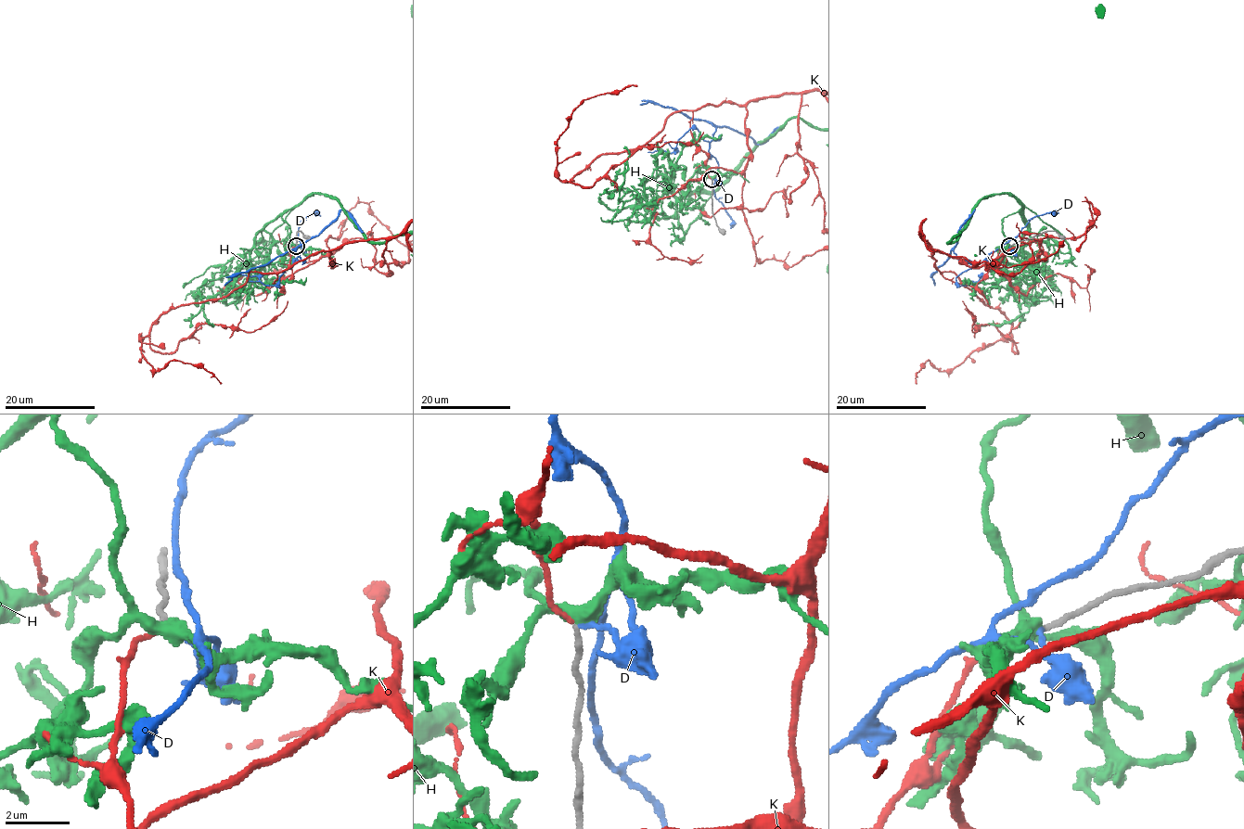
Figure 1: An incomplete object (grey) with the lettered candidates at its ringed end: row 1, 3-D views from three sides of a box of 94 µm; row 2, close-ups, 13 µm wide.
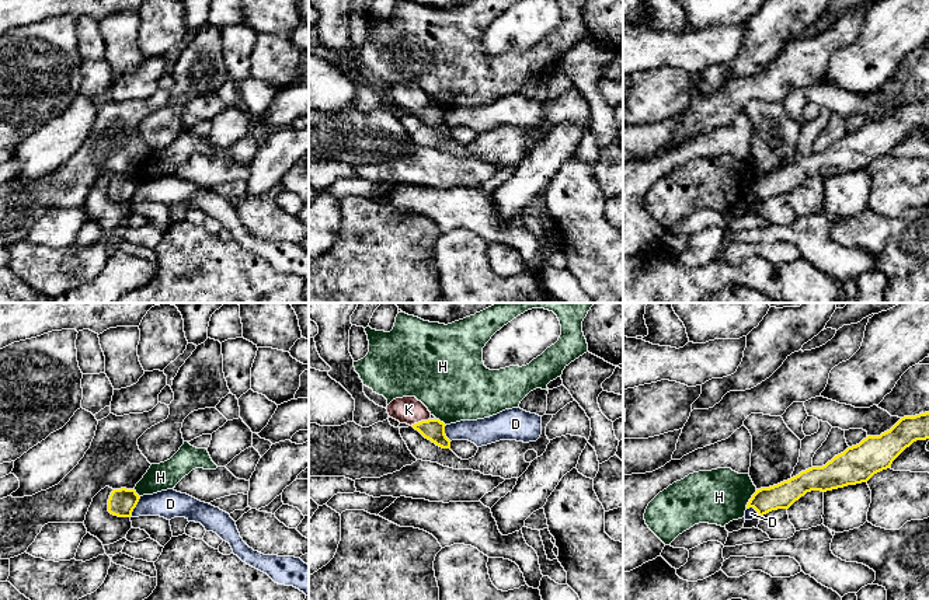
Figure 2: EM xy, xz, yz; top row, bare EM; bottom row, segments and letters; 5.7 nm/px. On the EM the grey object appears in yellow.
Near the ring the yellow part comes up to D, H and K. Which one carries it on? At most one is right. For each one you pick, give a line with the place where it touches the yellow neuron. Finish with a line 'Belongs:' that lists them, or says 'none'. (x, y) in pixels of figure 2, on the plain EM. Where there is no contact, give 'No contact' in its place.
K: Touches yellow at xz (421, 107)
Belongs: K

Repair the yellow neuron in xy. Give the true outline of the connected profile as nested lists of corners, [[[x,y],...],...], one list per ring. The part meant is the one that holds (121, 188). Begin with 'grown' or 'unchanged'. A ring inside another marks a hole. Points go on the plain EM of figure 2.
unchanged | [[[114,175],[108,185],[108,198],[118,203],[131,203],[139,185],[135,175]]]

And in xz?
grown | [[[415,83],[396,84],[386,95],[390,104],[413,112],[436,132],[450,135],[450,126],[445,121],[446,111],[439,105],[432,105],[428,94]]]

